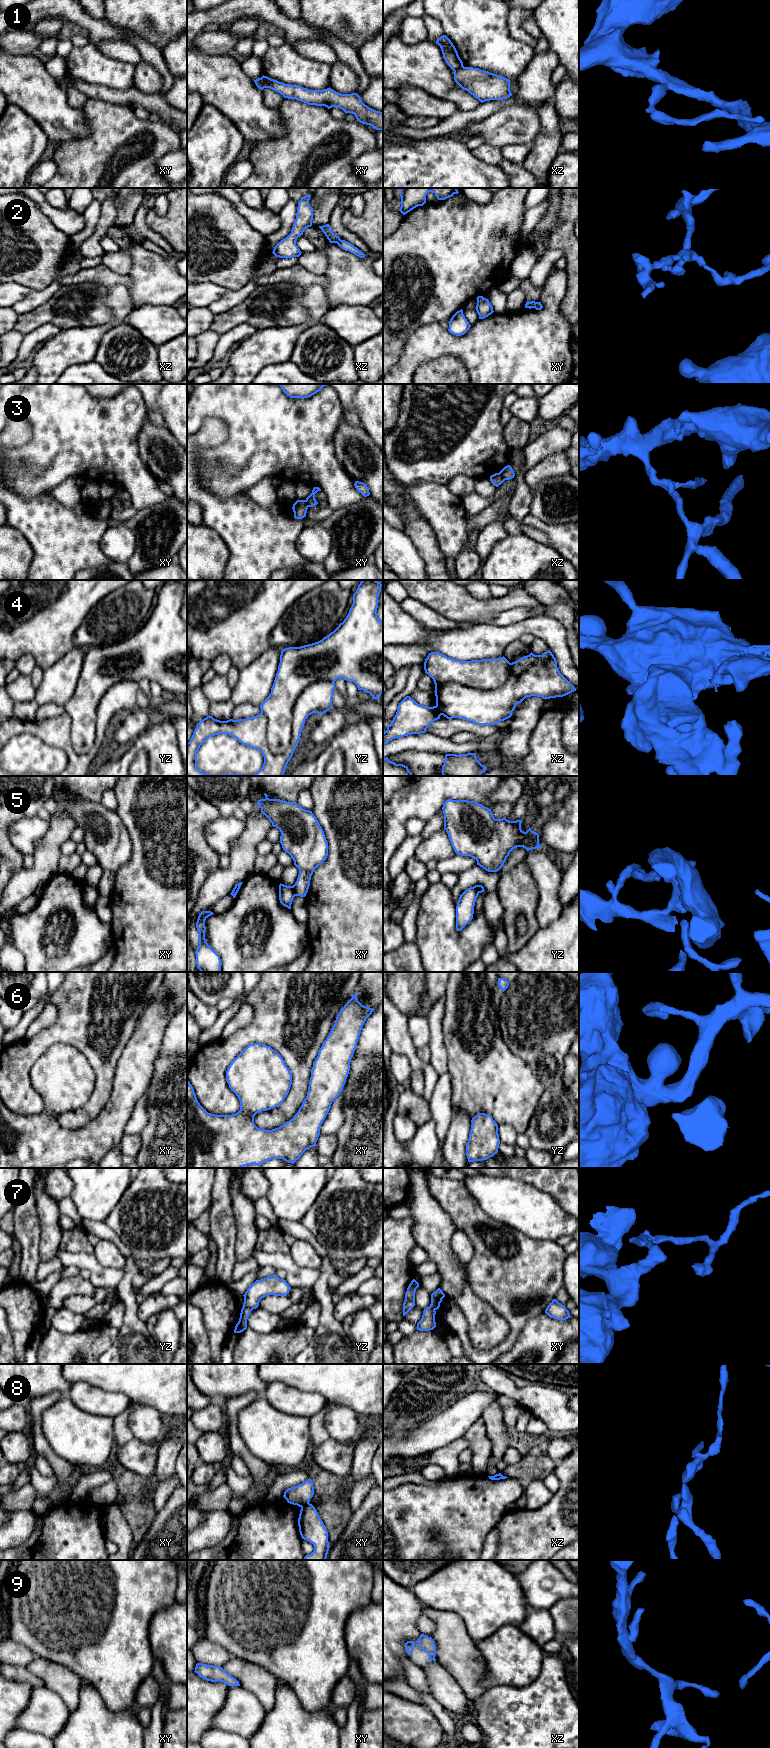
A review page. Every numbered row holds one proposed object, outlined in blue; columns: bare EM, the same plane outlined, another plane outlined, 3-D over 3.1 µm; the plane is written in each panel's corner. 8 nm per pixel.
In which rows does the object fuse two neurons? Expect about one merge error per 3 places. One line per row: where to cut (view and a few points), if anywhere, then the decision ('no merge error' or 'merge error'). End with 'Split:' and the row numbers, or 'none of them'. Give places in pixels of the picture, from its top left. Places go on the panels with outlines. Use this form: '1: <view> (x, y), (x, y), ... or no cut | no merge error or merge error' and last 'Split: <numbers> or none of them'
1: xy (262, 76), (264, 87) | merge error
2: xz (340, 239), (337, 243) | merge error
3: xz (499, 472), (504, 480) | merge error
4: no cut | no merge error
5: xy (291, 886), (296, 895) | merge error
6: no cut | no merge error
7: yz (243, 1306), (252, 1309) | merge error
8: xy (309, 1503), (301, 1507) | merge error
9: no cut | no merge error
Split: 1, 2, 3, 5, 7, 8

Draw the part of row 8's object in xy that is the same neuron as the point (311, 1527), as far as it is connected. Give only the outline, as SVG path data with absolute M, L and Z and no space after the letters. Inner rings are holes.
M312 1504L301 1507L298 1526L302 1539L314 1546L314 1551L306 1555L304 1560L326 1560L330 1548L328 1531Z

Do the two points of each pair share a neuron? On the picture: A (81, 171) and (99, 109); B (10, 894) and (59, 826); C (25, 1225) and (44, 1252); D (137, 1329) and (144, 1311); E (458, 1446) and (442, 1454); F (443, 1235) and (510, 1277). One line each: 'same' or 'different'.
A: same
B: same
C: different
D: different
E: same
F: different

